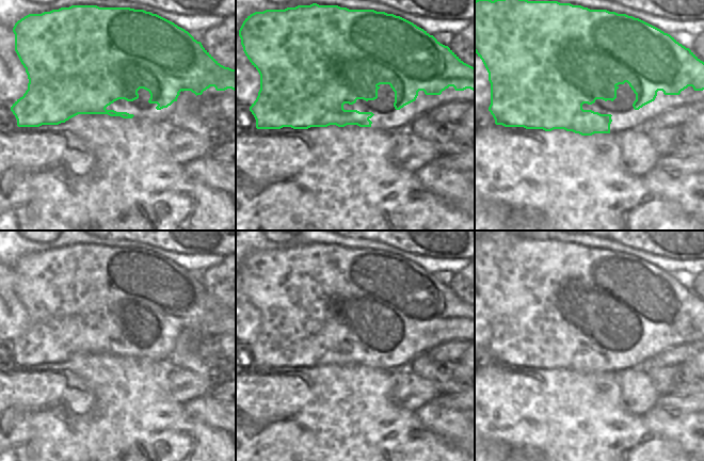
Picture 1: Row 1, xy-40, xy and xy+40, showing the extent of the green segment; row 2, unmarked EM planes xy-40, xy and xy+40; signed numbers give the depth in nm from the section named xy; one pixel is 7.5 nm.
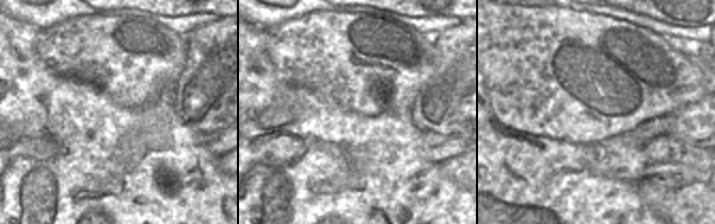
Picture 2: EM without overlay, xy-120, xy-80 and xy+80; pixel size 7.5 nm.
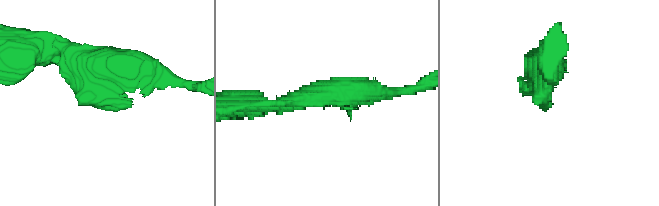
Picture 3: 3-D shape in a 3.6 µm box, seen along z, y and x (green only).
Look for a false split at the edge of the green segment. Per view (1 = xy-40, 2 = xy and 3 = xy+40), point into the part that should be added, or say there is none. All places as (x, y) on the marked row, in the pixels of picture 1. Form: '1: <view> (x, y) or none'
1: none
2: none
3: none

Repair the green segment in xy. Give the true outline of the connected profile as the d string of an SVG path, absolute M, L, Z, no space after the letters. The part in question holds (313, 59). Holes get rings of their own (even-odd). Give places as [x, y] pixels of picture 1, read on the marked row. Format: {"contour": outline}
{"contour": "M317 3L266 10L247 16L239 30L239 36L245 55L260 75L260 90L250 107L257 129L308 129L330 125L371 127L372 112L345 110L343 105L353 105L357 99L377 99L380 84L389 84L395 92L396 110L415 101L419 91L426 95L441 95L449 86L455 91L475 91L475 67L464 63L448 46L441 44L423 29L385 12Z"}

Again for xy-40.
{"contour": "M71 5L42 14L29 14L15 23L13 32L15 51L29 79L28 90L11 107L18 127L59 125L78 114L108 114L132 118L133 114L106 108L118 99L138 99L140 89L149 92L148 102L157 104L157 110L177 101L181 91L191 91L196 96L210 86L214 86L217 91L236 91L236 69L221 65L185 29L144 10Z"}

